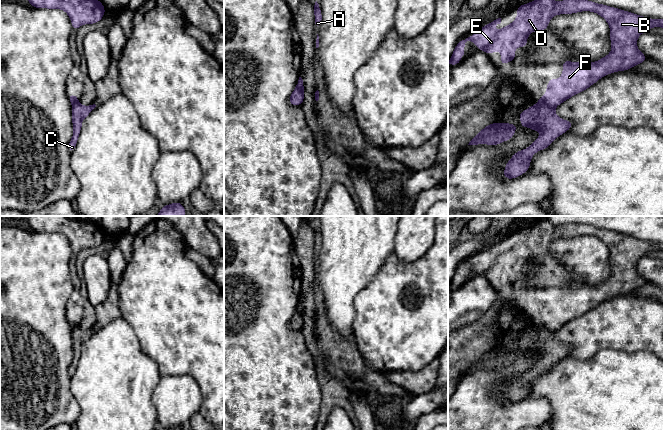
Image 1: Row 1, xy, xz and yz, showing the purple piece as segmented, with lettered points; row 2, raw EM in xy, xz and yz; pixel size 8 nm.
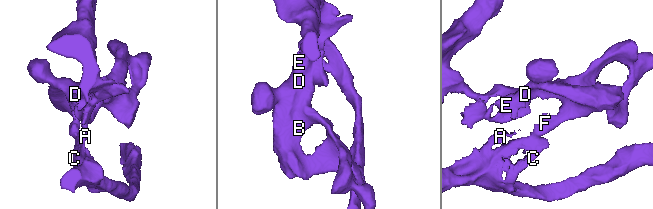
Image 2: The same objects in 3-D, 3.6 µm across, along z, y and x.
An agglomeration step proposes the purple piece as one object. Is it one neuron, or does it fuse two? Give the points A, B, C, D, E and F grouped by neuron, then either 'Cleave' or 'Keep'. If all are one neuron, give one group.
Groups: A C / B D E F. Cleave

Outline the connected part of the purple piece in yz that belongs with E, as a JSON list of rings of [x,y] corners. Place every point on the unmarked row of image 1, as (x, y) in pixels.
[[[544,219],[530,227],[517,230],[517,242],[503,253],[497,255],[493,254],[496,249],[501,247],[501,242],[498,242],[474,255],[473,263],[471,262],[471,258],[469,258],[465,263],[460,264],[448,285],[448,289],[457,289],[460,287],[461,281],[465,278],[464,268],[467,265],[471,265],[479,274],[488,278],[499,274],[501,276],[500,288],[503,290],[507,286],[512,286],[514,284],[516,271],[527,270],[527,261],[532,255],[544,255],[548,252],[549,245],[553,240],[559,238],[573,238],[581,235],[595,236],[607,245],[610,251],[612,274],[607,280],[601,282],[597,286],[578,285],[575,287],[573,285],[570,286],[569,284],[563,285],[563,296],[561,298],[561,302],[548,304],[546,318],[539,322],[539,326],[543,326],[551,331],[556,331],[572,320],[586,314],[600,302],[608,298],[617,295],[629,294],[633,290],[644,286],[648,281],[639,275],[636,269],[638,261],[649,252],[663,252],[663,243],[653,244],[615,231],[597,228],[589,224],[568,223],[564,225],[553,225],[550,221]]]

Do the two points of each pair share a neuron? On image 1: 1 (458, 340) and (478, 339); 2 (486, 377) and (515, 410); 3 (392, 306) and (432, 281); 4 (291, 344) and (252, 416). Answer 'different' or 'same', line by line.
1: same
2: same
3: same
4: same

